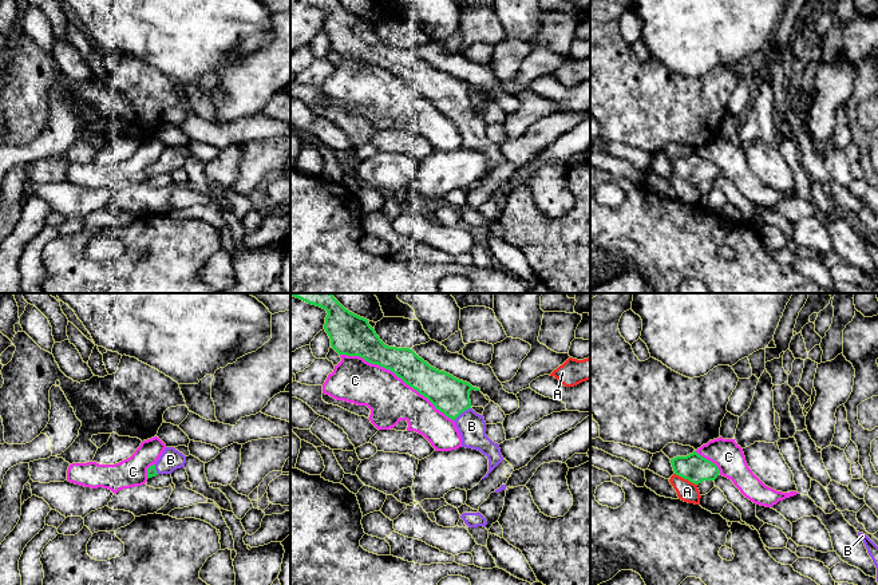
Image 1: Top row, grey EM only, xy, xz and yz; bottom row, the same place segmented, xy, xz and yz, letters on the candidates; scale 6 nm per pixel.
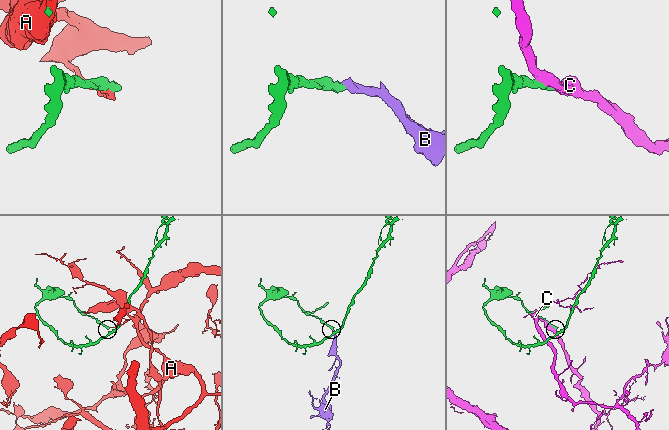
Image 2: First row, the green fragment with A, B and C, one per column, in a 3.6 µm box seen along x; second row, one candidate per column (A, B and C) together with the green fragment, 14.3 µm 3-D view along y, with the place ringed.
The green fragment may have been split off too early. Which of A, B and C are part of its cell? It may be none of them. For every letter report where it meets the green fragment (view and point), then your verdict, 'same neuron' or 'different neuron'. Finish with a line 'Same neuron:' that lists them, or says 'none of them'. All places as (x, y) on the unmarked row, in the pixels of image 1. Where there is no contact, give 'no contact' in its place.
A: contact yz (685, 178); different neuron
B: contact xz (462, 111); same neuron
C: contact xz (396, 75); different neuron
Same neuron: B

